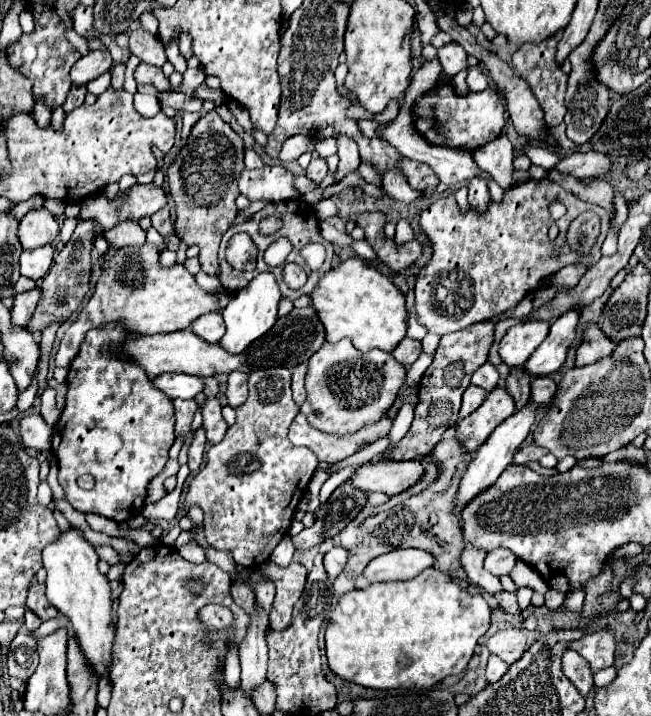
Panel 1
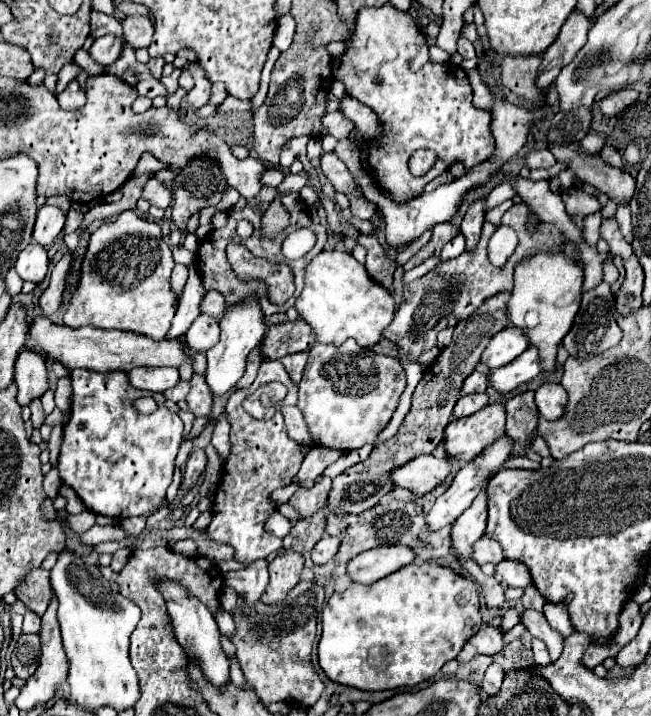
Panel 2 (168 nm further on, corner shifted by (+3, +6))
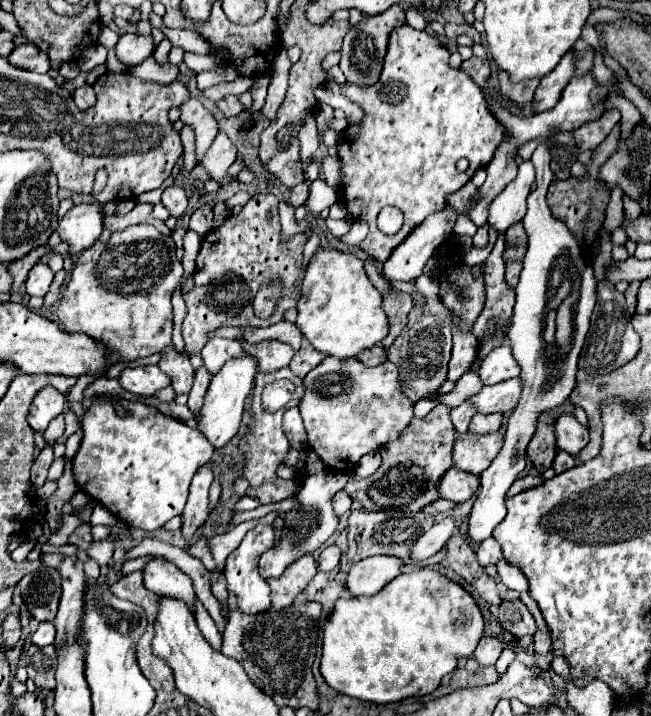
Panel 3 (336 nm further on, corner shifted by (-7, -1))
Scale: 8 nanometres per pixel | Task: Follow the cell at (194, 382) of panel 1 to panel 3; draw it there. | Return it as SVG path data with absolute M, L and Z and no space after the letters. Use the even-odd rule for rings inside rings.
M138 366L124 368L118 376L118 382L124 390L138 396L154 396L156 390L170 386L170 378L158 366Z

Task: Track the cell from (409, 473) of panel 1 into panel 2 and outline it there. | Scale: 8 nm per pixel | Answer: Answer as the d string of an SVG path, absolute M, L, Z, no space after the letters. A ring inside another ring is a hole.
M420 455L400 465L400 469L392 471L392 481L398 487L404 487L420 497L440 485L450 473L450 463L446 459L438 459L434 455Z

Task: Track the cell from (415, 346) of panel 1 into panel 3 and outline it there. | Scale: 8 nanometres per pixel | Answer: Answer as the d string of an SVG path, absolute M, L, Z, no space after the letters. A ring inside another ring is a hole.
M374 346L374 348L368 348L366 352L360 352L356 358L366 366L378 366L386 362L386 350L382 346Z

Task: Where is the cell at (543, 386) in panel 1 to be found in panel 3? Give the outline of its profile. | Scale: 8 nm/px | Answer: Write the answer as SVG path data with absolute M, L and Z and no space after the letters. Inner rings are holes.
M562 414L560 418L556 418L556 440L560 450L576 458L590 438L588 430L572 414Z

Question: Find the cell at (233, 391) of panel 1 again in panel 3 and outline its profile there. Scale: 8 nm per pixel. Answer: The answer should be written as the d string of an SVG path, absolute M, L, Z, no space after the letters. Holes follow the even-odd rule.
M240 340L244 350L258 360L258 370L262 372L274 372L290 364L294 350L292 346L280 342L280 340L262 340L258 344L250 344L245 340Z

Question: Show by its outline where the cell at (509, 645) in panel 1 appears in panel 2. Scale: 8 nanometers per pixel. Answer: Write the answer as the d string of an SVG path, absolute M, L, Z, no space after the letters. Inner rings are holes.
M484 627L484 629L480 629L478 633L472 635L470 643L482 655L496 655L496 653L500 653L506 647L504 635L506 633L502 629L498 629L498 627Z

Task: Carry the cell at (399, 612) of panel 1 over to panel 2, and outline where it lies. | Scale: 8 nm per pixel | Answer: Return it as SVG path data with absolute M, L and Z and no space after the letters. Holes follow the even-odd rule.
M392 545L368 549L348 563L348 575L356 583L352 583L344 593L334 593L322 611L318 661L332 681L364 691L414 687L434 677L446 661L456 659L464 643L480 629L482 615L476 585L470 579L454 573L450 567L440 567L436 563L416 565L412 563L414 559L416 553L412 549L404 545Z

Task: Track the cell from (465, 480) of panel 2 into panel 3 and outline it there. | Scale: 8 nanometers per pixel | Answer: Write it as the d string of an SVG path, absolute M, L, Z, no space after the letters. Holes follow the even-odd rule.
M444 518L440 524L434 524L428 532L424 532L414 546L410 548L410 558L416 562L428 560L430 556L434 556L436 552L440 552L446 544L446 540L452 536L454 530L454 520L452 518Z

